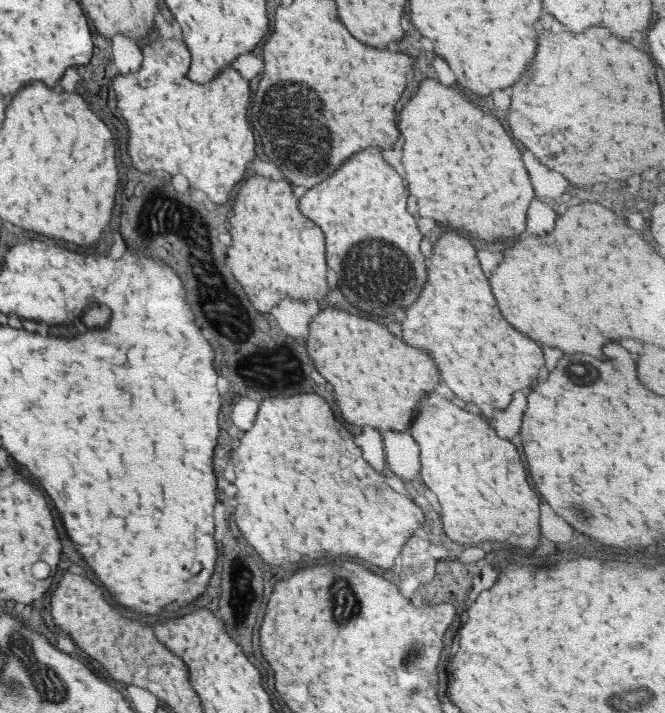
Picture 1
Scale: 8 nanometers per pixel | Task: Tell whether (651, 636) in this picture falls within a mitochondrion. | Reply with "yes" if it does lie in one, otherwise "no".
no

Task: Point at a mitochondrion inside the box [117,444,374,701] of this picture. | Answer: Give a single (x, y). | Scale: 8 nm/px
(343, 614)

